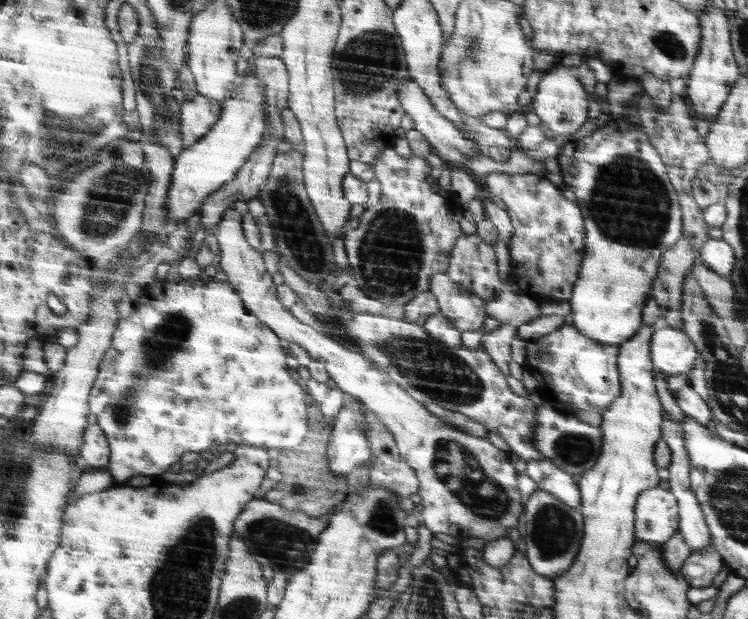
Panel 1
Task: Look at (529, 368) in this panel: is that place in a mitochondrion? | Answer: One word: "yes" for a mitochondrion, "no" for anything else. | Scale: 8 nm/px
no

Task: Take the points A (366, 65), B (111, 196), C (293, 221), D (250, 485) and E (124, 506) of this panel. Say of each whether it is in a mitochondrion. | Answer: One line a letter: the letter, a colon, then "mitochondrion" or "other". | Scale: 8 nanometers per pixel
A: mitochondrion
B: mitochondrion
C: mitochondrion
D: other
E: other

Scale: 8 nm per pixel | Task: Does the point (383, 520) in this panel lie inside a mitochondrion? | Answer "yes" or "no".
yes

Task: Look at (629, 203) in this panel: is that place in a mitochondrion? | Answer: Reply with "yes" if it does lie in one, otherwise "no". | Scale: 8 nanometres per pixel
yes

